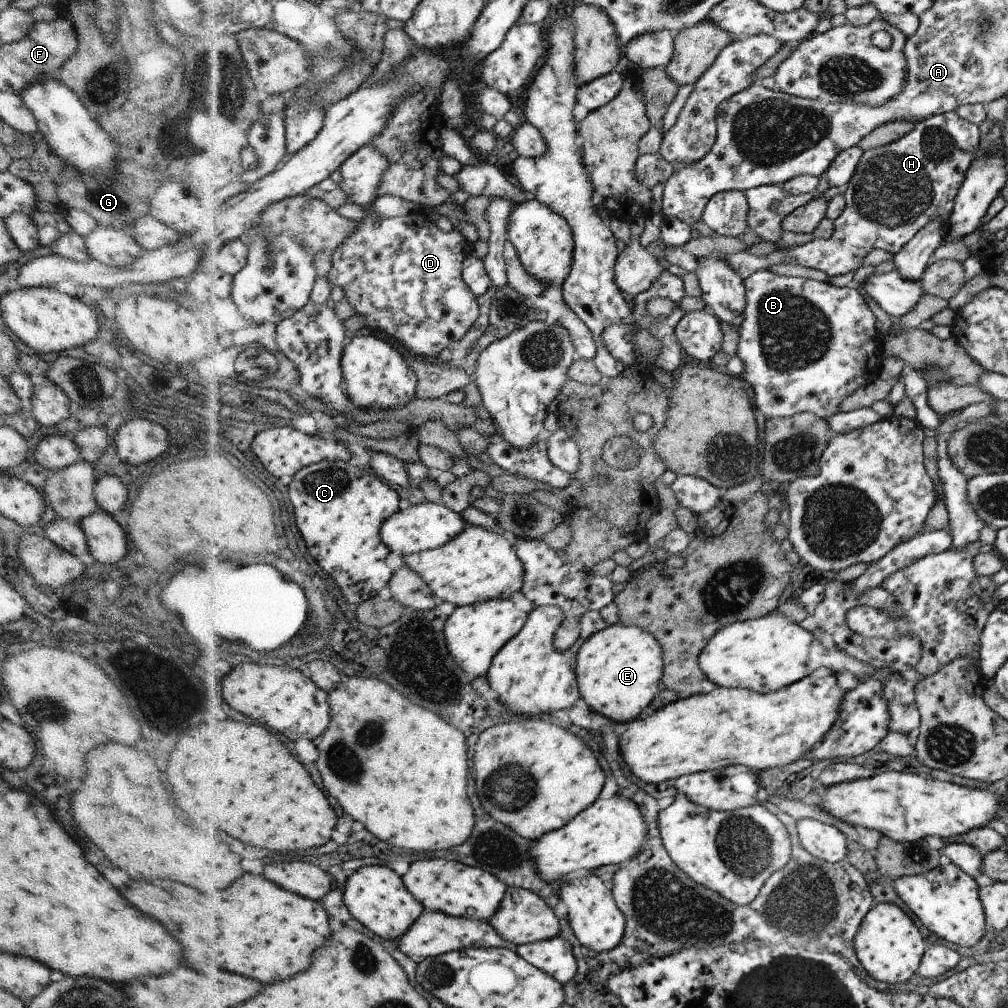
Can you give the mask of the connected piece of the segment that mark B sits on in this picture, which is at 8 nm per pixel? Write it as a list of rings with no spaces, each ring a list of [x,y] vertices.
[[[760,270],[743,279],[746,284],[746,298],[747,298],[747,310],[745,317],[743,318],[743,324],[739,326],[739,342],[737,346],[737,355],[744,363],[744,370],[742,378],[755,391],[755,403],[756,408],[763,413],[766,419],[772,420],[773,418],[790,418],[795,414],[800,413],[812,413],[818,418],[828,420],[834,414],[841,410],[841,405],[847,398],[850,398],[852,394],[860,388],[860,386],[866,386],[872,381],[876,380],[878,372],[880,372],[880,364],[882,364],[882,350],[878,348],[880,342],[878,342],[878,332],[876,332],[876,318],[874,314],[870,312],[870,308],[866,306],[864,298],[860,296],[860,292],[857,289],[842,287],[838,288],[833,286],[828,281],[816,281],[813,279],[805,279],[801,277],[786,277],[784,274],[774,274],[768,270]]]

